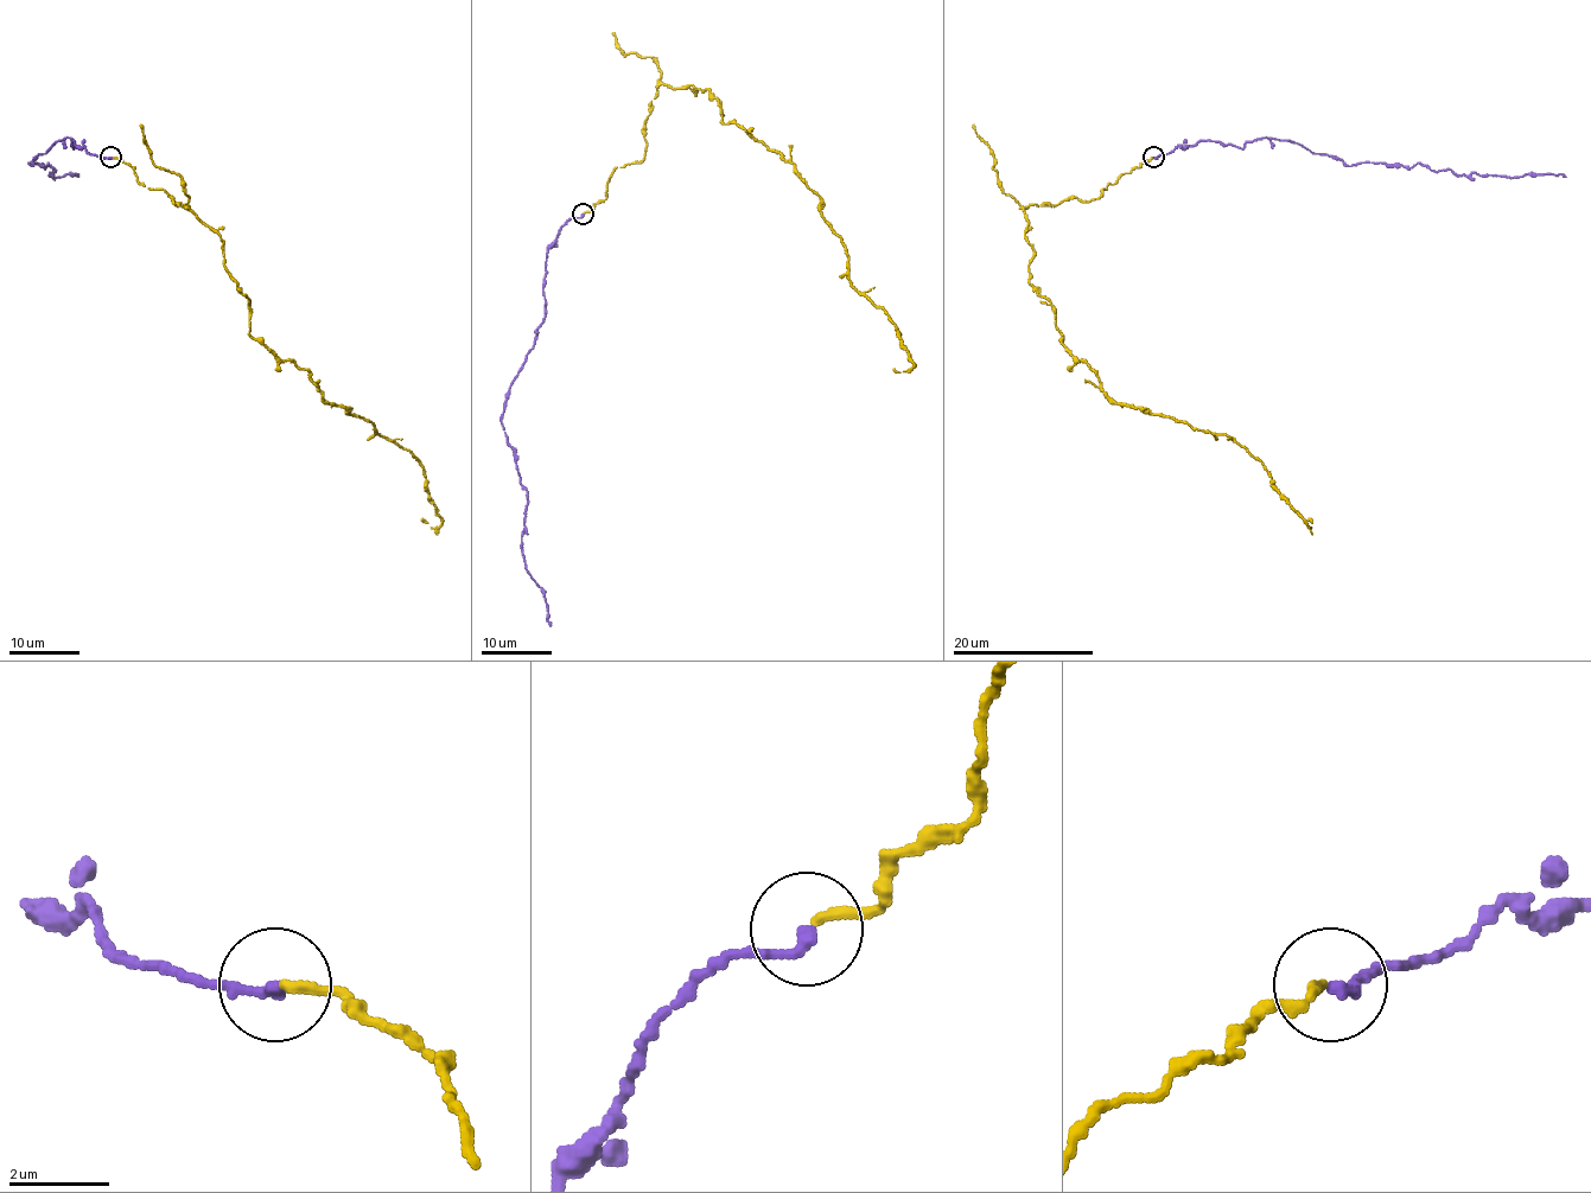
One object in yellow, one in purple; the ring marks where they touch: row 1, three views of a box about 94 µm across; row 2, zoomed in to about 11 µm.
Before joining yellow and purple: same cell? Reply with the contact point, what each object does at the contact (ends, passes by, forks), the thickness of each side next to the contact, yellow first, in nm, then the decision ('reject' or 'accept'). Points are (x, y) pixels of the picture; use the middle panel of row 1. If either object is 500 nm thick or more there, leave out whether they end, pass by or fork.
at (583, 214); yellow ends there; purple ends there; 200 nm thick on the yellow side, 260 nm on the other; accept

